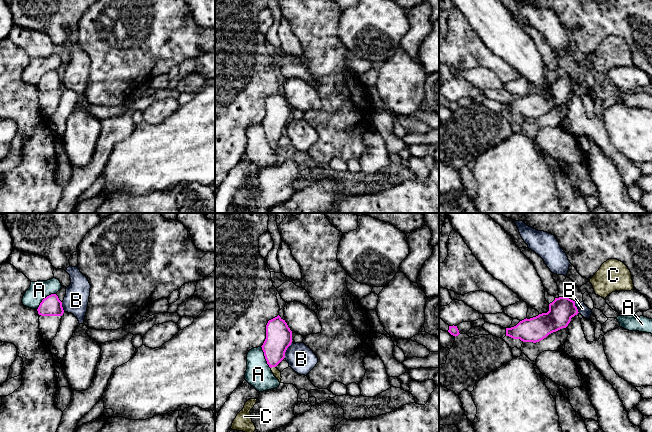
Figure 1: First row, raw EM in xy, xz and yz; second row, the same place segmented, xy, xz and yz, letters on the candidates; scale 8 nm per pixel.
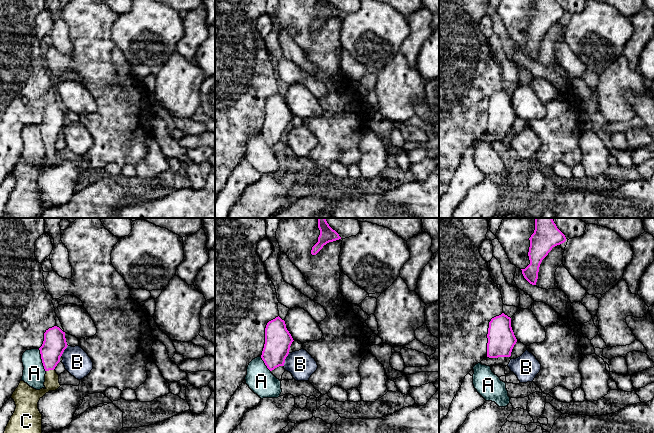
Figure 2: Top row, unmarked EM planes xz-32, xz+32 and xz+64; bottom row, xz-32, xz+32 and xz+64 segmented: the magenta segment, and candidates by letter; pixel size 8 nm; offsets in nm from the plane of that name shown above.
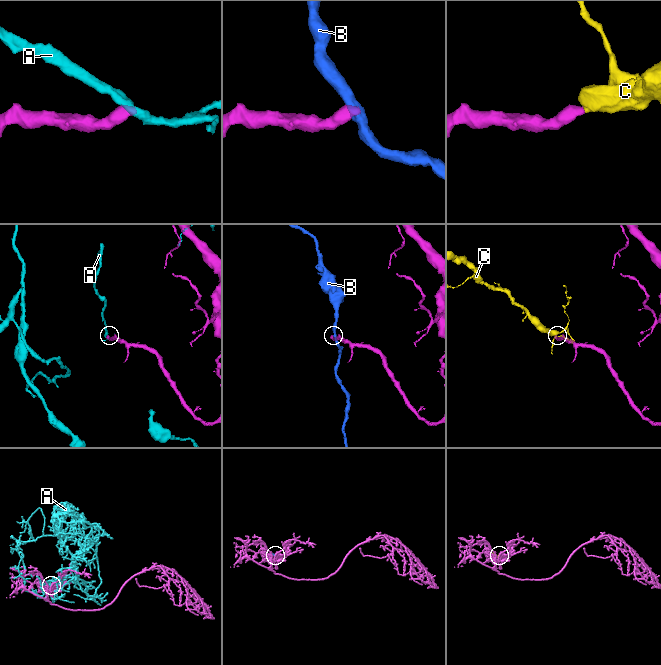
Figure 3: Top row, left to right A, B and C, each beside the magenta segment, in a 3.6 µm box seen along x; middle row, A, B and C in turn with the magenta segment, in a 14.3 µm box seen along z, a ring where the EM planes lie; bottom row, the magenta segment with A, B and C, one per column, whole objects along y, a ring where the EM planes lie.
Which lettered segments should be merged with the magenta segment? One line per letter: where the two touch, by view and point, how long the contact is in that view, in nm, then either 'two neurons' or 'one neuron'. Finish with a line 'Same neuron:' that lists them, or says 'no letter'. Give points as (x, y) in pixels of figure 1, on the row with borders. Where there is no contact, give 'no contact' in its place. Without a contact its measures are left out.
A: contact xy (44, 298); length 200 nm; two neurons
B: contact xz (286, 349); length 140 nm; two neurons
C: contact xz (273, 366); length 40 nm; one neuron
Same neuron: C

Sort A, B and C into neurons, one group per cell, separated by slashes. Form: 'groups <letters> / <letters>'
groups A / B / C

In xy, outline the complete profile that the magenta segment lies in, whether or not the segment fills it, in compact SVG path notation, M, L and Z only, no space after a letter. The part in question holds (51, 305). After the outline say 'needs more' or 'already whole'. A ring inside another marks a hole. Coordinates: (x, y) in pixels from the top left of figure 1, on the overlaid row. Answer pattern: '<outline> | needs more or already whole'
M51 294L44 298L37 311L41 316L62 316L64 313L62 302L56 294Z | already whole

